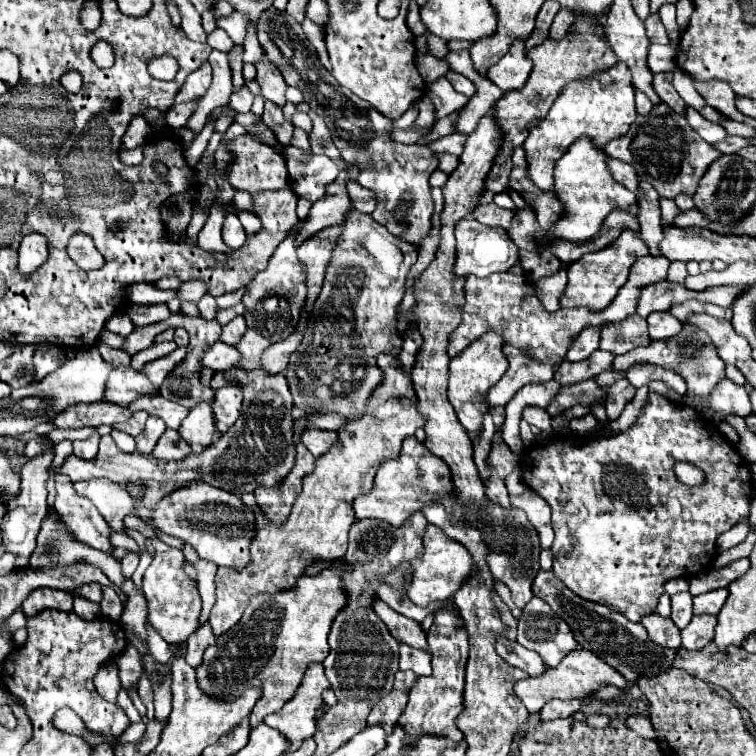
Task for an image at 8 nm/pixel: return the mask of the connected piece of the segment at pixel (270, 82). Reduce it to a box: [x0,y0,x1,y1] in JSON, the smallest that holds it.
[256,58,288,108]

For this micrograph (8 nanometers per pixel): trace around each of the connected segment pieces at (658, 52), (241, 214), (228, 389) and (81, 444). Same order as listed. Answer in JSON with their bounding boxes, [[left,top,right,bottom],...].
[[648,44,676,72],[237,210,262,237],[214,384,242,434],[74,434,100,460]]

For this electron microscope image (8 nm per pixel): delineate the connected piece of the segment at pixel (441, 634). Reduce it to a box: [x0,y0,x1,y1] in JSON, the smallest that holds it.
[400,604,468,742]

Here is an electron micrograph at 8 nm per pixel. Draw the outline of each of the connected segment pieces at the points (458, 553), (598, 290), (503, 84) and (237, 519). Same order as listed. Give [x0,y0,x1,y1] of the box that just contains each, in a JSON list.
[[404,524,472,608],[560,230,648,312],[488,42,530,92],[152,482,256,570]]

